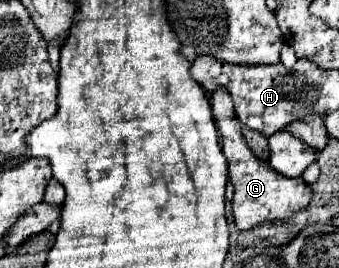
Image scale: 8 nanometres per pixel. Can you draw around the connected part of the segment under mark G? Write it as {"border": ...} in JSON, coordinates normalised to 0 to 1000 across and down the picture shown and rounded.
{"border":[[[640,325],[640,340],[622,340],[622,399],[628,399],[640,481],[652,496],[652,556],[676,608],[676,675],[693,698],[687,810],[699,854],[740,854],[776,825],[805,825],[805,817],[829,817],[829,825],[858,817],[858,802],[876,780],[900,772],[917,750],[912,690],[888,660],[858,668],[858,660],[817,653],[776,593],[746,578],[746,563],[729,549],[711,504],[711,459],[687,414],[687,377],[681,354],[664,340],[664,325]]]}

